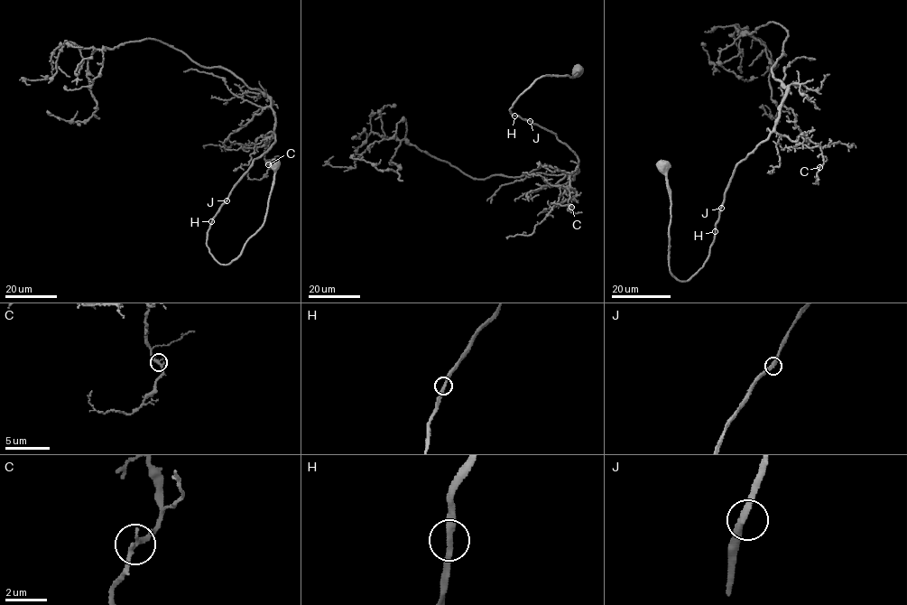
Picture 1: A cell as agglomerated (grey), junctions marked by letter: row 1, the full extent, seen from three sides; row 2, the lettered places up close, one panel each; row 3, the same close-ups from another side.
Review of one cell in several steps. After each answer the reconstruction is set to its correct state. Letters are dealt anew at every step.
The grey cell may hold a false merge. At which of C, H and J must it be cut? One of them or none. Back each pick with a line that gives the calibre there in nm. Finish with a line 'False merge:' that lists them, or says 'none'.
False merge: none

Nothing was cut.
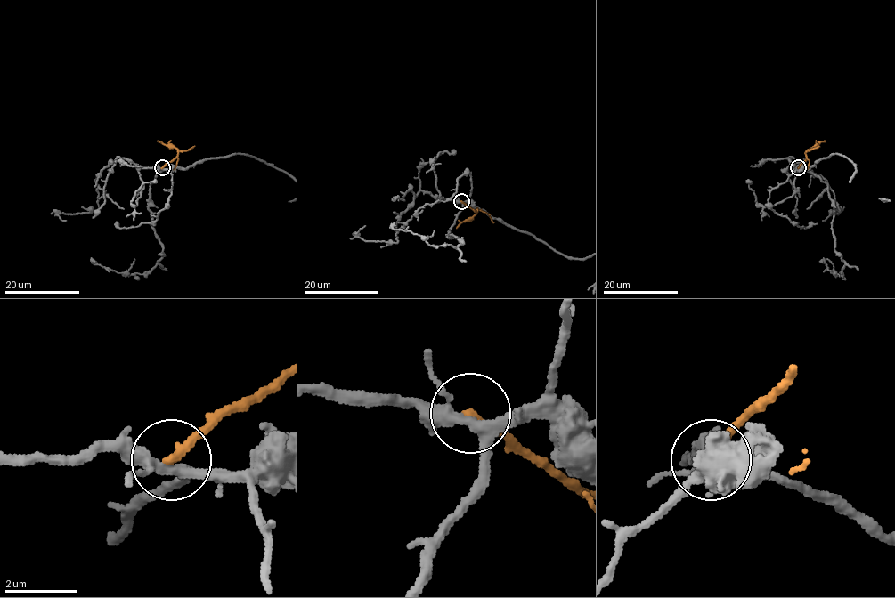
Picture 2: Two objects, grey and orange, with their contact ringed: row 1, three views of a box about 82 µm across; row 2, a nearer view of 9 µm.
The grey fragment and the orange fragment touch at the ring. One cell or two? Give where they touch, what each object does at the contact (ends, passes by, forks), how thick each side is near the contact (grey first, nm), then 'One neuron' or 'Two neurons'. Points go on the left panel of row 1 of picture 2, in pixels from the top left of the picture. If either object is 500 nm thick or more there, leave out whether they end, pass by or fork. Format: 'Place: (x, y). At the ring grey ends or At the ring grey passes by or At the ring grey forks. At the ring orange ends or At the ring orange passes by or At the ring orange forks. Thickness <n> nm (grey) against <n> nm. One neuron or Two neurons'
Place: (162, 167). At the ring grey forks. At the ring orange ends. Thickness 280 nm (grey) against 240 nm. Two neurons

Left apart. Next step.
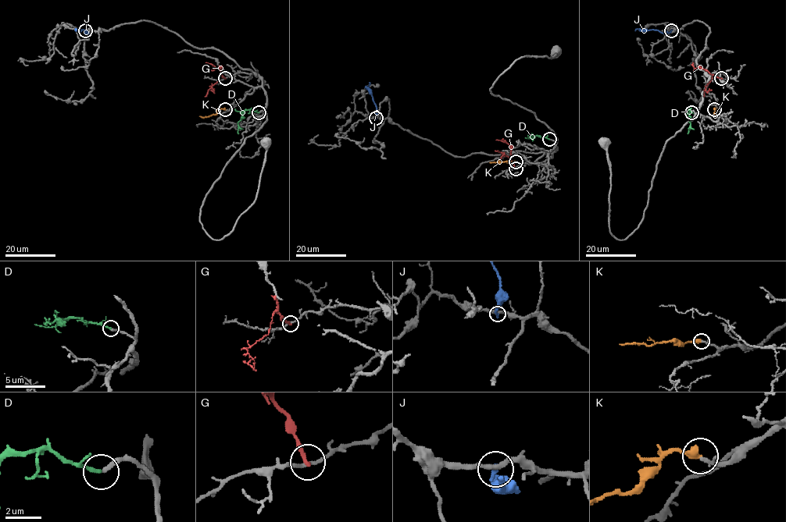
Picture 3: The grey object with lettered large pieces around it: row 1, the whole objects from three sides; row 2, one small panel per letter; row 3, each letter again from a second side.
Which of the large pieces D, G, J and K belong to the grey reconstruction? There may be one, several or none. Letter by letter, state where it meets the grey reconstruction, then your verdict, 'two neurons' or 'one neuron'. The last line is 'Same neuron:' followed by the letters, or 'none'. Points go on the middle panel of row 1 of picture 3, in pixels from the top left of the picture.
D: (549, 139) | one neuron
G: (516, 168) | two neurons
J: (376, 118) | two neurons
K: (516, 161) | one neuron
Same neuron: D, K

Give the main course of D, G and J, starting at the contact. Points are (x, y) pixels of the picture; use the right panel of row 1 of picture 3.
D: (692, 112), (689, 110), (691, 128), (687, 133)
G: (721, 78), (706, 70), (694, 68), (692, 62)
J: (670, 30), (669, 33), (654, 30), (634, 30)

